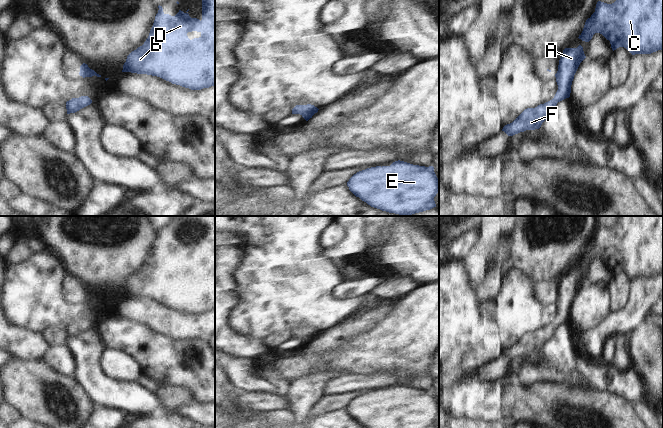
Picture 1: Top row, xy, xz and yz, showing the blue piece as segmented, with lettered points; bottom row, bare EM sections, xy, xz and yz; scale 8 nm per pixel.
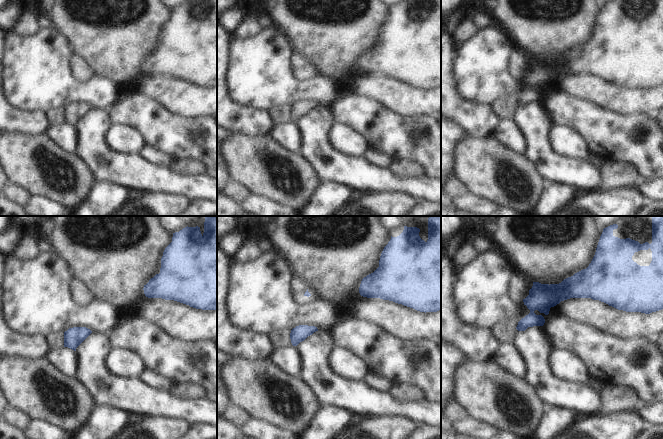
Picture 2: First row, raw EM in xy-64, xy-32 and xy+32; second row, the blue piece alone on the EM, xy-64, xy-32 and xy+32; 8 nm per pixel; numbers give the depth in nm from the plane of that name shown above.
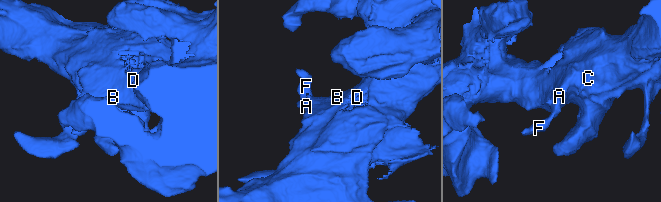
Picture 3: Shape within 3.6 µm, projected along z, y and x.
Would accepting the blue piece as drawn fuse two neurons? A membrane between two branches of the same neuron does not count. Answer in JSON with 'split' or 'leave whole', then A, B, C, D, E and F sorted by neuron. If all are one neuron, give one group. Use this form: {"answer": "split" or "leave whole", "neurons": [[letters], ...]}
{"answer": "leave whole", "neurons": [["A", "B", "C", "D", "E", "F"]]}

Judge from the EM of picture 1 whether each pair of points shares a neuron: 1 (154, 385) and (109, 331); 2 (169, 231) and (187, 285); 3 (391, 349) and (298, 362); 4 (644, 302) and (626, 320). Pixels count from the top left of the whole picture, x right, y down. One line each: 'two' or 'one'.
1: two
2: one
3: one
4: one

